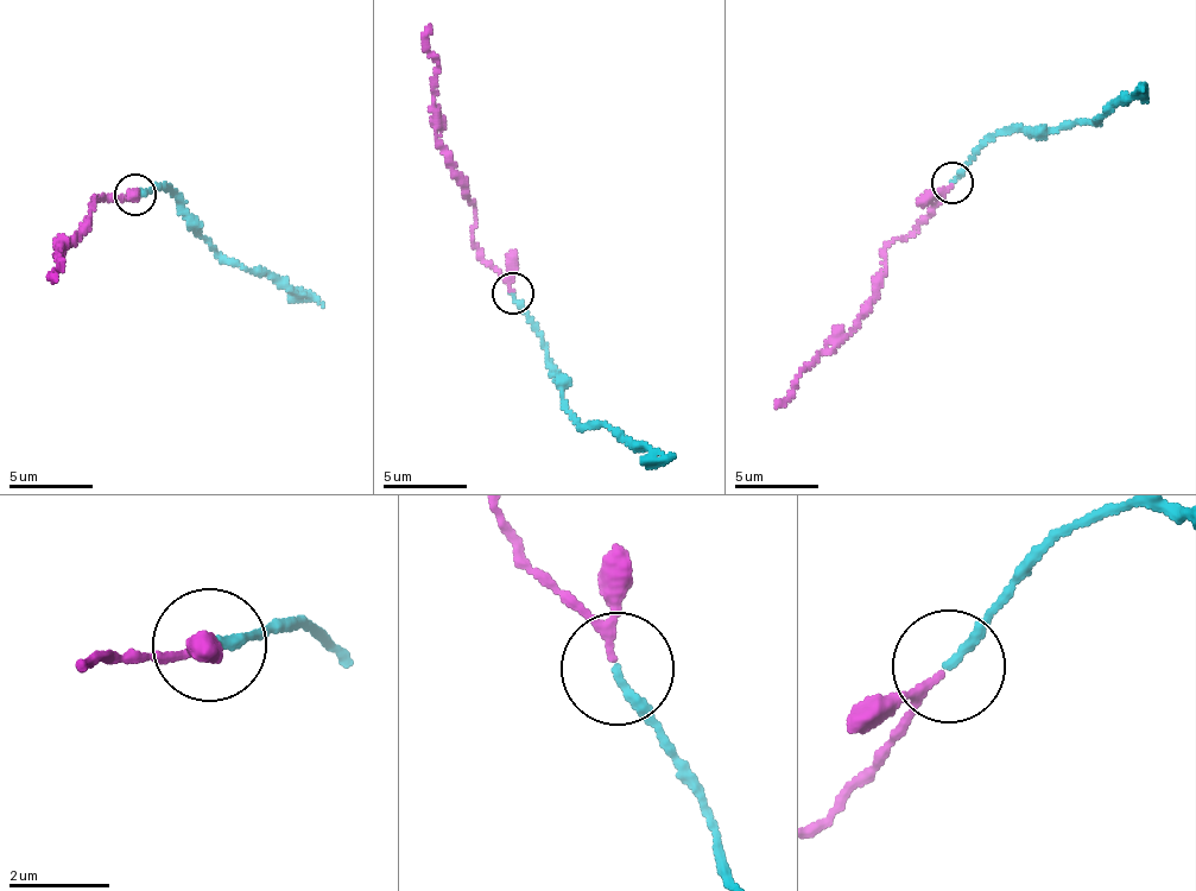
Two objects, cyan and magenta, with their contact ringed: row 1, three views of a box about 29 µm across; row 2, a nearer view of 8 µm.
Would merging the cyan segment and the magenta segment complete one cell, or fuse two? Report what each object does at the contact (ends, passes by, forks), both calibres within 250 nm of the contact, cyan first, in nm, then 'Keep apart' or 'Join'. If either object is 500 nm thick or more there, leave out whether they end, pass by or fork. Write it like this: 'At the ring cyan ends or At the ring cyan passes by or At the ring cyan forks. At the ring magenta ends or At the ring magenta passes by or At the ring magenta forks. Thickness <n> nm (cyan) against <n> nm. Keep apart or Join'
At the ring cyan ends. At the ring magenta passes by. Thickness 190 nm (cyan) against 130 nm. Join

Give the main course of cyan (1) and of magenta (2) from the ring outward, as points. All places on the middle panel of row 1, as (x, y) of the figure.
1: (513, 292), (546, 351), (570, 418), (582, 425), (609, 425), (636, 443), (674, 454)
2: (513, 290), (481, 256), (472, 229), (474, 206), (436, 130), (431, 77), (438, 65), (428, 48), (430, 25)

